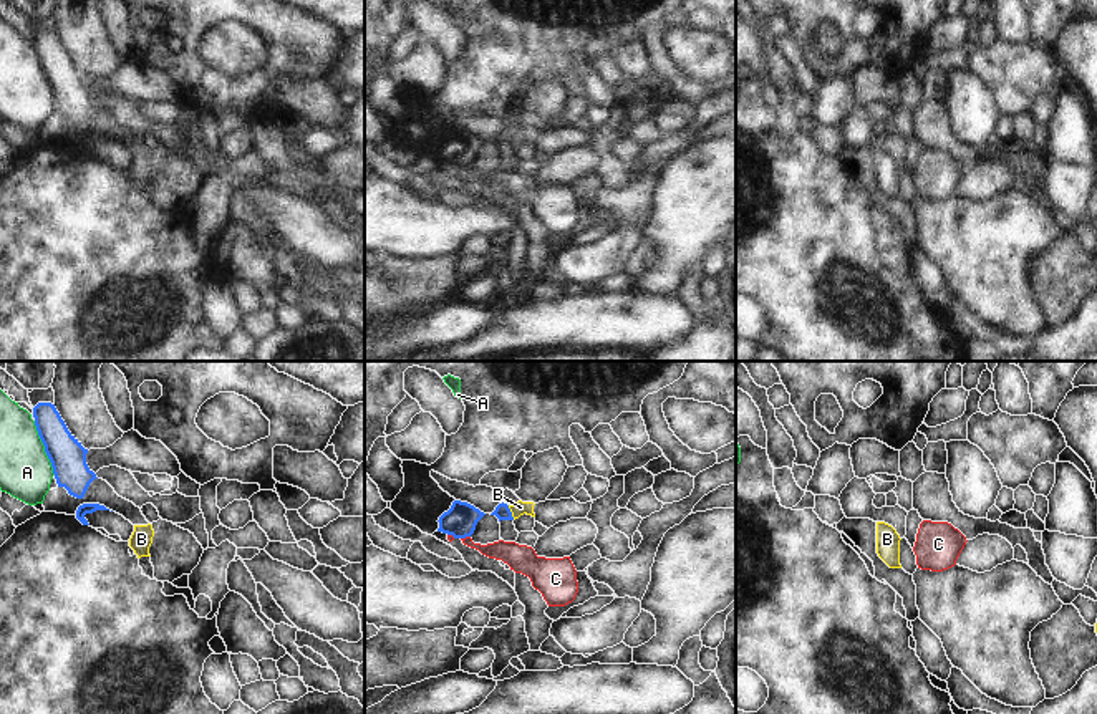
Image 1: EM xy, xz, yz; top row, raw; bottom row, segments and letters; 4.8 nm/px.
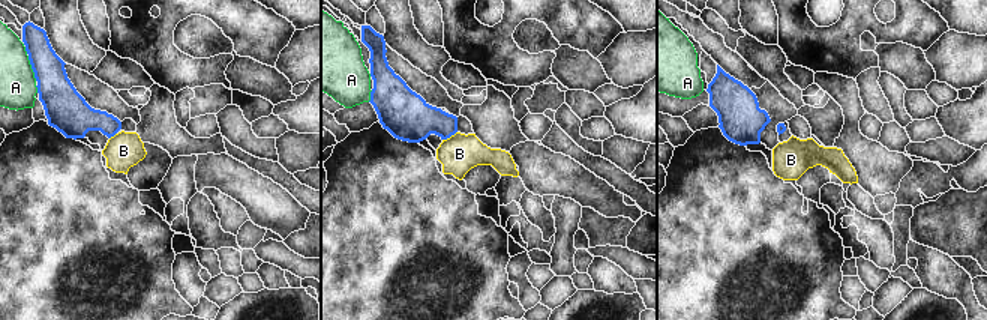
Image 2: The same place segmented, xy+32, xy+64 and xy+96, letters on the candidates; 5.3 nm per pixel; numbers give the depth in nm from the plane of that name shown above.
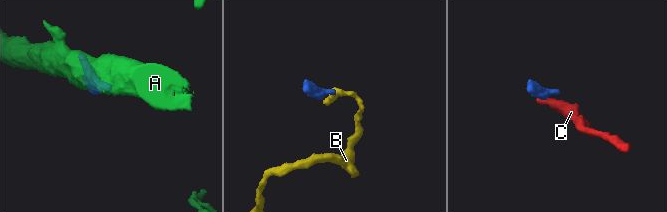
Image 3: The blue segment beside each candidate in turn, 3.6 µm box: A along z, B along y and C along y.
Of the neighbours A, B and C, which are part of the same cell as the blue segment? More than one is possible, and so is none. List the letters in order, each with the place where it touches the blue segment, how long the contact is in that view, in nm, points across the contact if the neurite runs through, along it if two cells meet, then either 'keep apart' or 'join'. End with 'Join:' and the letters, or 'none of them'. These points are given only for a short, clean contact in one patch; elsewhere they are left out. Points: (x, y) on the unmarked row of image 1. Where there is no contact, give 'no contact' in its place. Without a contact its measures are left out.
A: contact xy (45, 77); length 280 nm; border xy (33, 50), (55, 103); keep apart
B: contact xz (511, 141); length 80 nm; border xz (507, 135), (514, 148); keep apart
C: contact xz (464, 166); length 50 nm; border xz (469, 164), (461, 168); keep apart
Join: none of them

